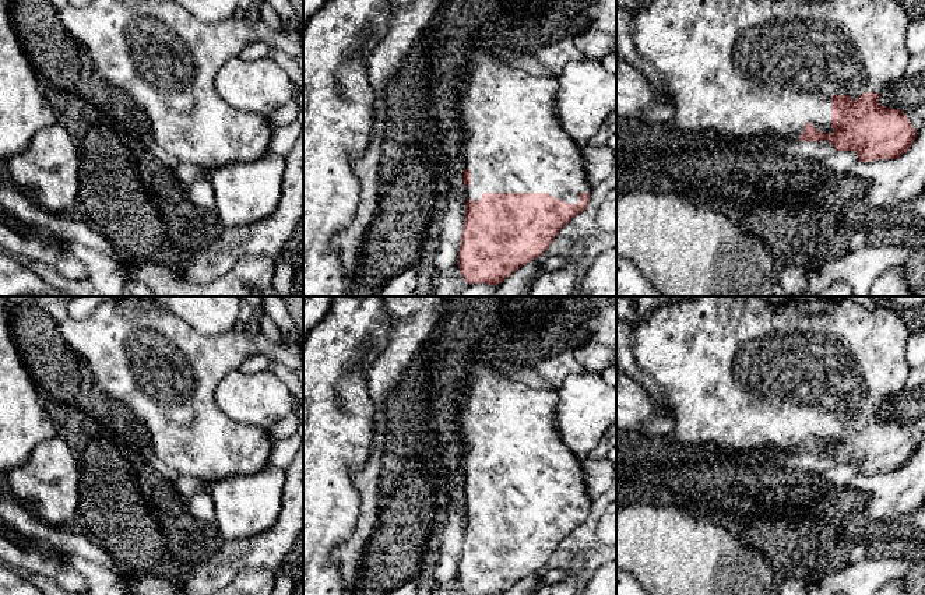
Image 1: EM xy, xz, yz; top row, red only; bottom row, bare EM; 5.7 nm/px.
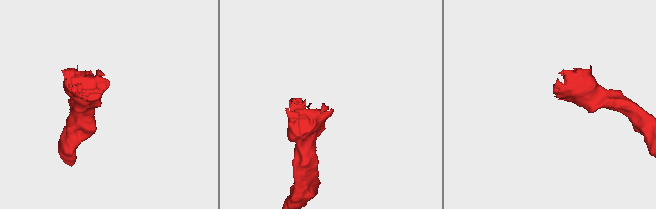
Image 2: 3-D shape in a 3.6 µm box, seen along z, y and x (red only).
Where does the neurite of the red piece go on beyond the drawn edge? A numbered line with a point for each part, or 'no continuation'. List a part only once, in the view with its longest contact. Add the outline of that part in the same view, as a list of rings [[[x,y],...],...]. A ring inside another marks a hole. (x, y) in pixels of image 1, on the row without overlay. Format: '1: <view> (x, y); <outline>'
1: yz (738, 372); [[[686,296],[633,325],[616,318],[616,369],[672,409],[673,436],[682,443],[739,451],[770,446],[795,455],[806,434],[833,446],[833,408],[857,413],[862,405],[882,408],[894,401],[911,369],[905,356],[910,334],[898,309],[866,309],[848,298],[775,304],[763,296]]]

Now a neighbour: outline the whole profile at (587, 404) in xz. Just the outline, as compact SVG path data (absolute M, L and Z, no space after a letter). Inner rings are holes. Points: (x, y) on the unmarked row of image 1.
M584 370L569 374L558 392L559 405L555 416L558 430L573 453L590 457L606 430L616 422L616 385L606 383L601 372Z

